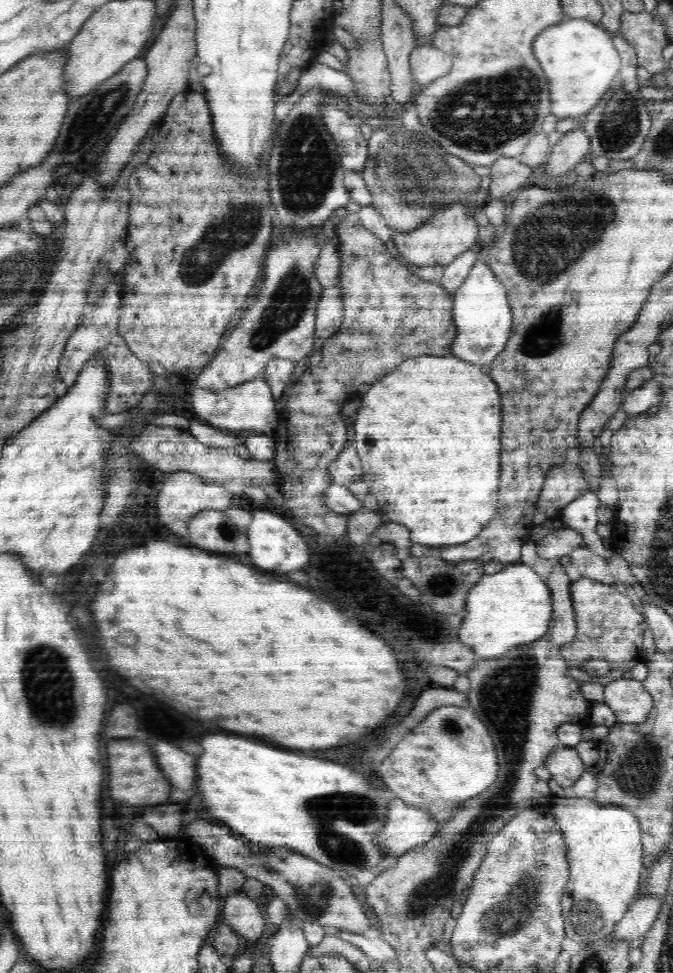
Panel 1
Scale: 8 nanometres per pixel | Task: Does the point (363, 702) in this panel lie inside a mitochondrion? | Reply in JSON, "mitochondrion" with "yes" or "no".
{"mitochondrion":"no"}

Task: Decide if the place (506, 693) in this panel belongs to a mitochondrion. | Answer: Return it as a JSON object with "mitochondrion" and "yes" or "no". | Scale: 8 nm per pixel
{"mitochondrion":"yes"}

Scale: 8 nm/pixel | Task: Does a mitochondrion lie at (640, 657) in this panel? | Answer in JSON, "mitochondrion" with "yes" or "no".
{"mitochondrion":"no"}

